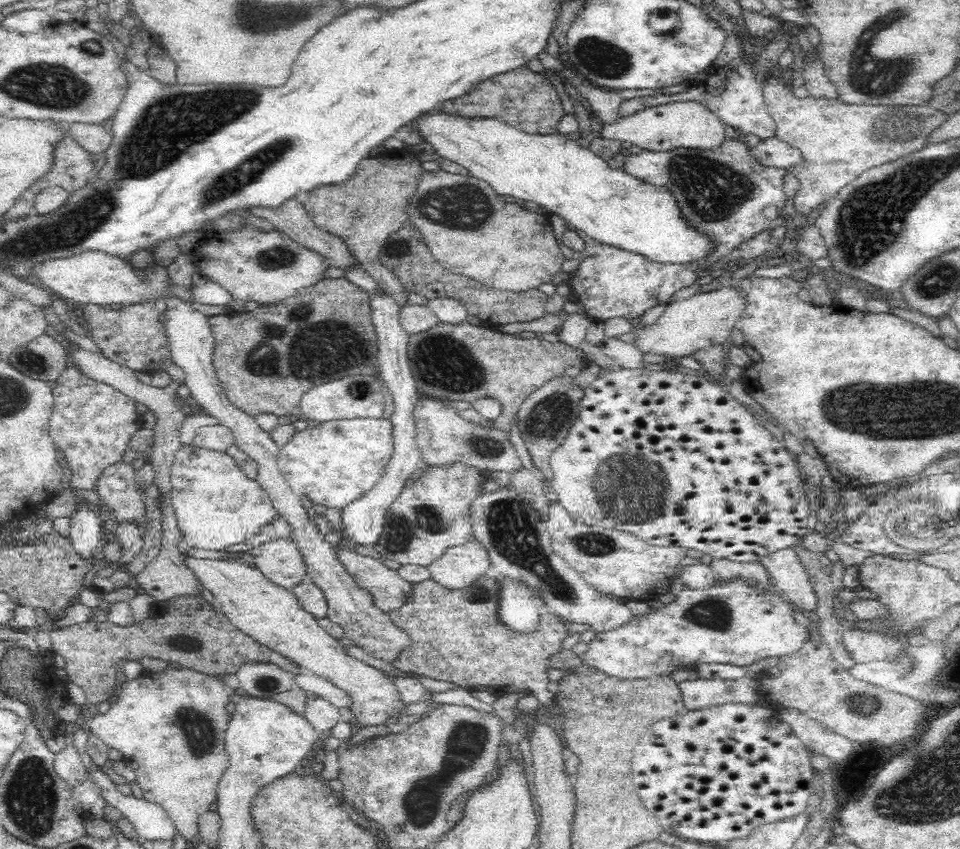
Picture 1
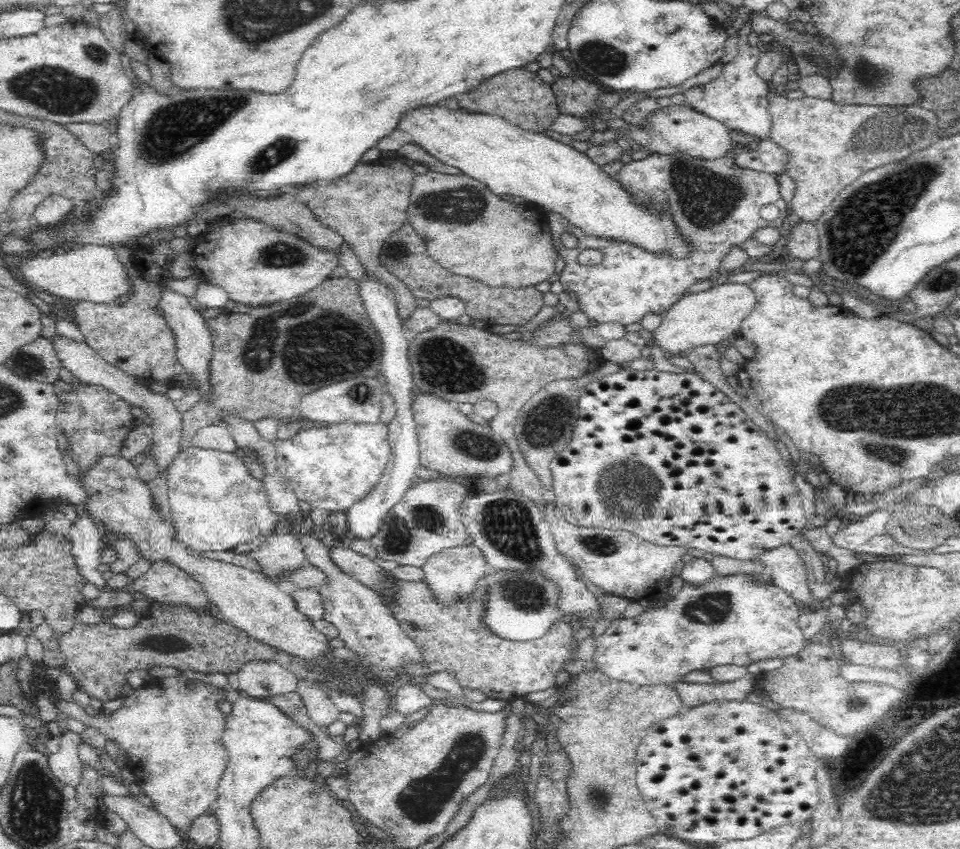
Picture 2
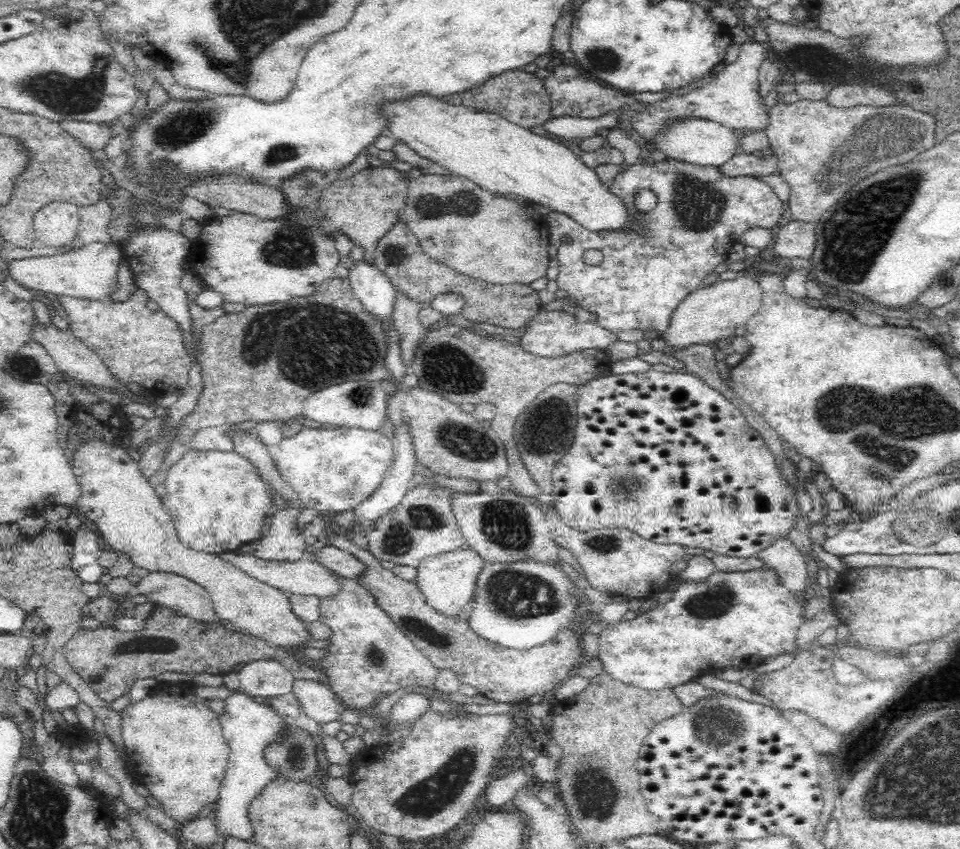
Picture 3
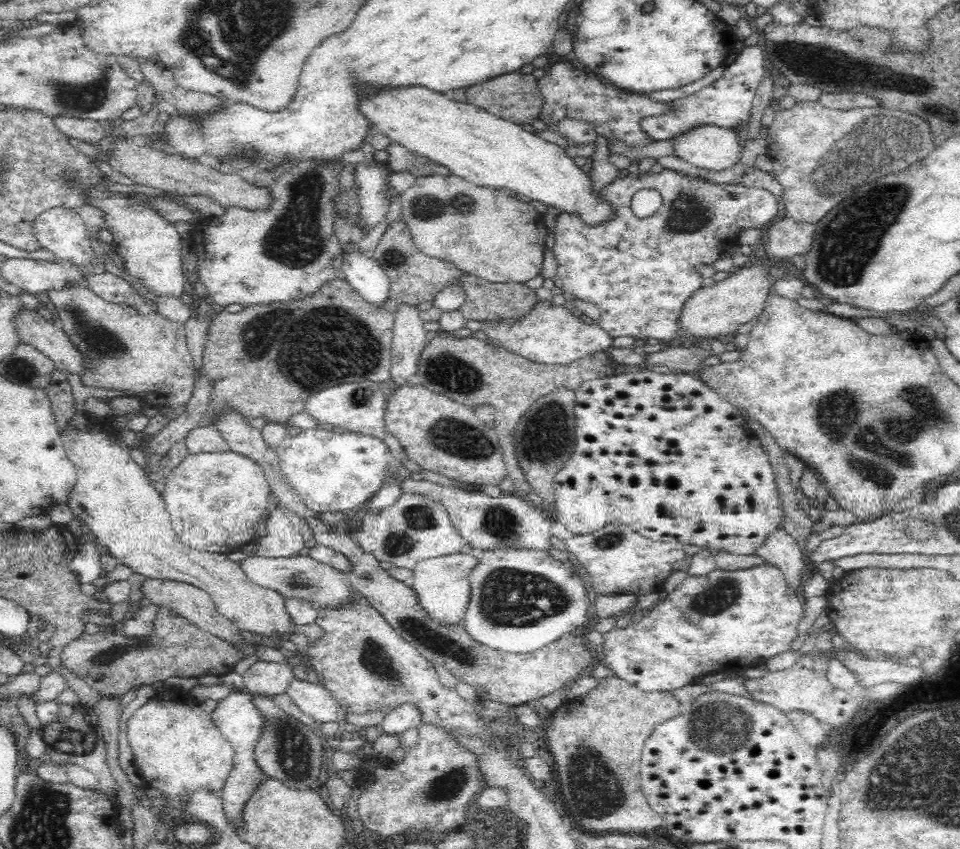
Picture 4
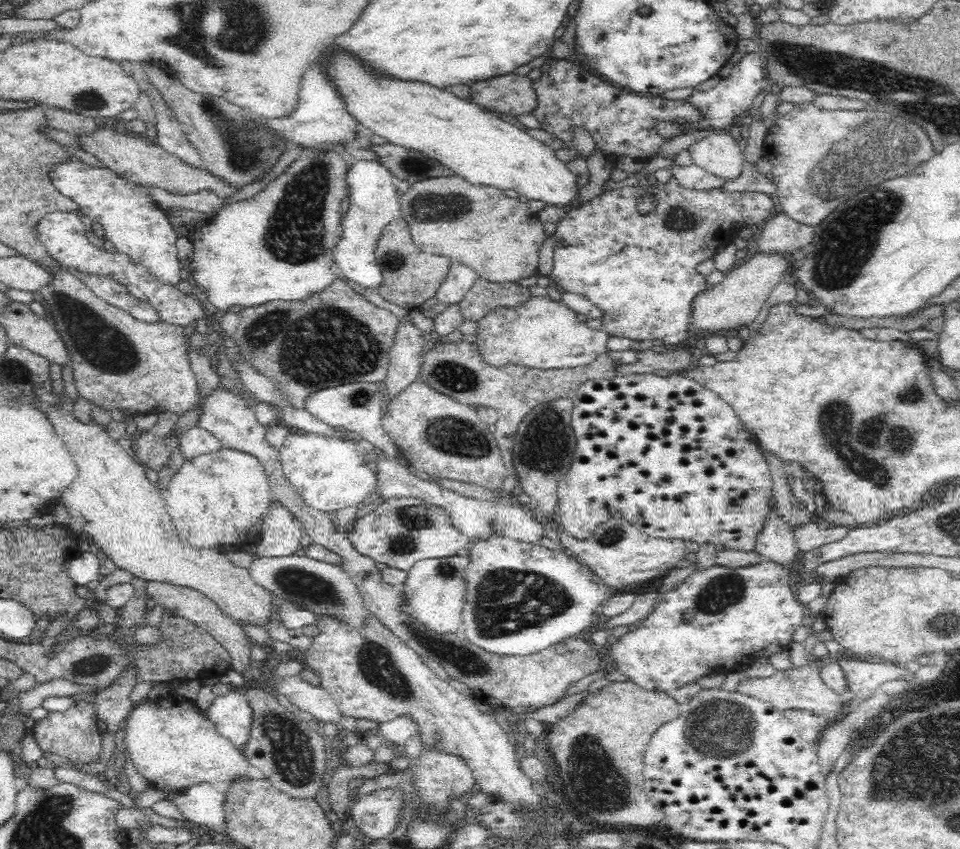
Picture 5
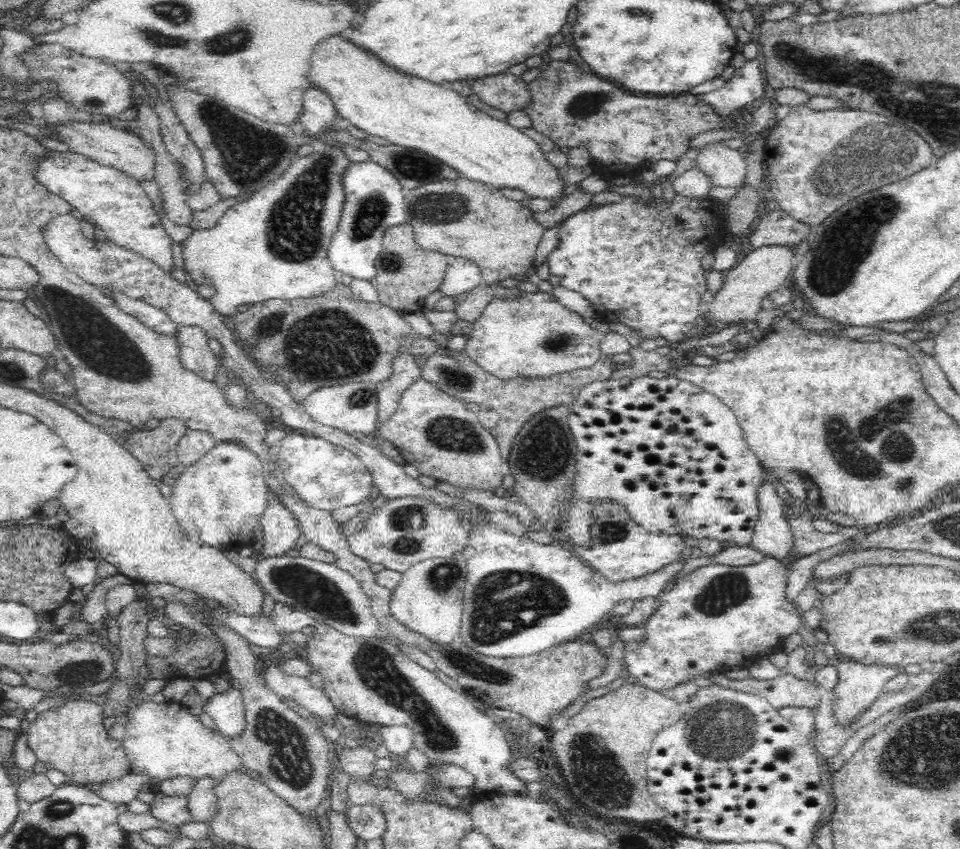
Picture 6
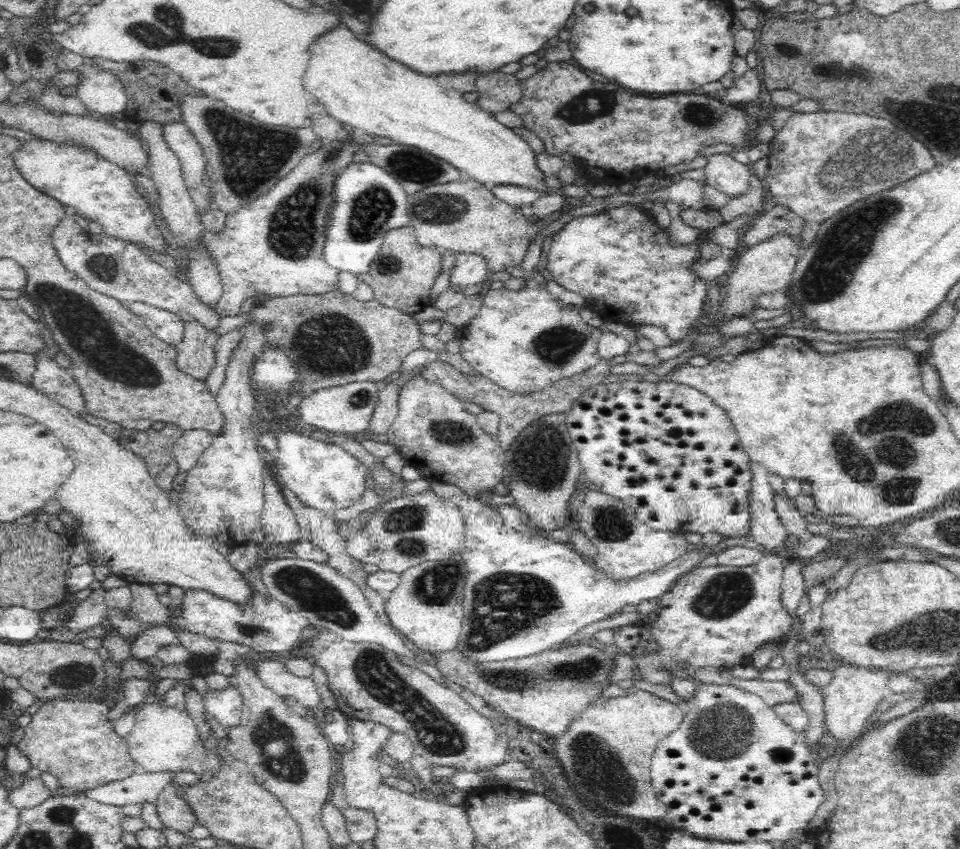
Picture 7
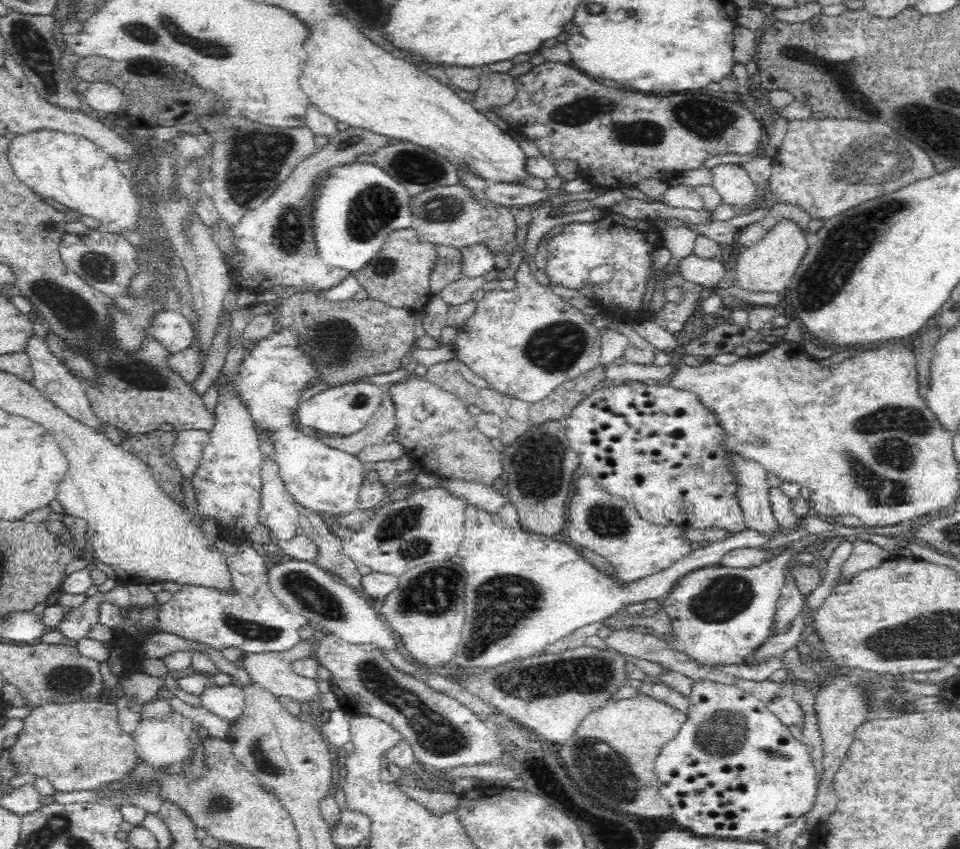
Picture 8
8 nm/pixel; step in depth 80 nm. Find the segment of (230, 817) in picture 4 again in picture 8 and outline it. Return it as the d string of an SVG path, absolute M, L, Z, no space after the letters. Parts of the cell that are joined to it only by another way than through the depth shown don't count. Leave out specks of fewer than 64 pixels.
M233 682L226 686L206 687L199 696L201 706L218 718L233 723L243 712L245 696L241 686Z

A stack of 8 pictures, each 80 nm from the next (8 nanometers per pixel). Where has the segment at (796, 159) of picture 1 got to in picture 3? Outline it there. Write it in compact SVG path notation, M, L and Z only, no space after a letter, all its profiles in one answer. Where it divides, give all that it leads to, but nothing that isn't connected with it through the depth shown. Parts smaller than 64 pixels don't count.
M768 145L760 151L760 156L754 156L754 153L734 154L720 169L727 176L768 176L778 173L778 155L774 153L774 149Z

